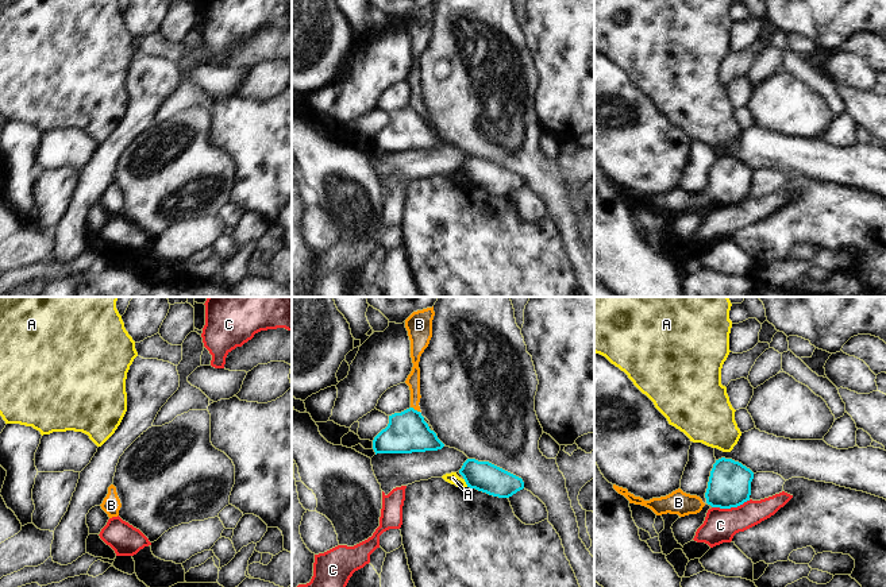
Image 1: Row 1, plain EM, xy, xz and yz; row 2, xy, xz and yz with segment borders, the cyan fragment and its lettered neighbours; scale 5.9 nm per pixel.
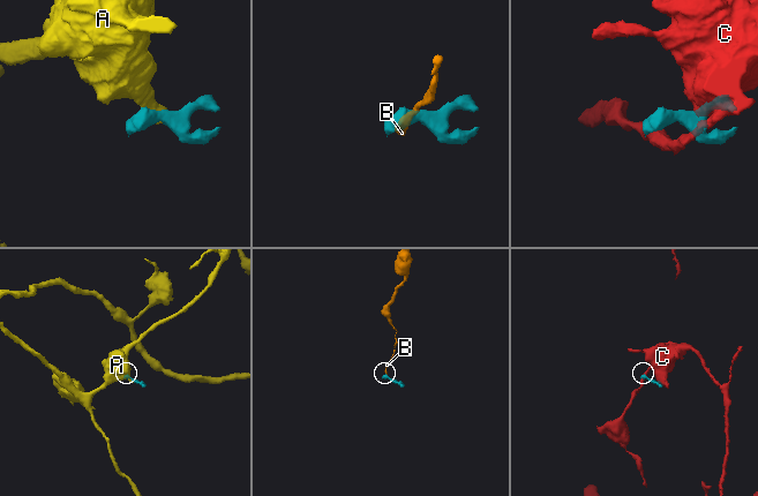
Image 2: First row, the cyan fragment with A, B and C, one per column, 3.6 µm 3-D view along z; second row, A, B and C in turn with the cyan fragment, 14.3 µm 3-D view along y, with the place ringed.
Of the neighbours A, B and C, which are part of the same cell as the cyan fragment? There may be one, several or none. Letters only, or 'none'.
none

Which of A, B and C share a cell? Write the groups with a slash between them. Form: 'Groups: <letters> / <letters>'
Groups: A / B / C

